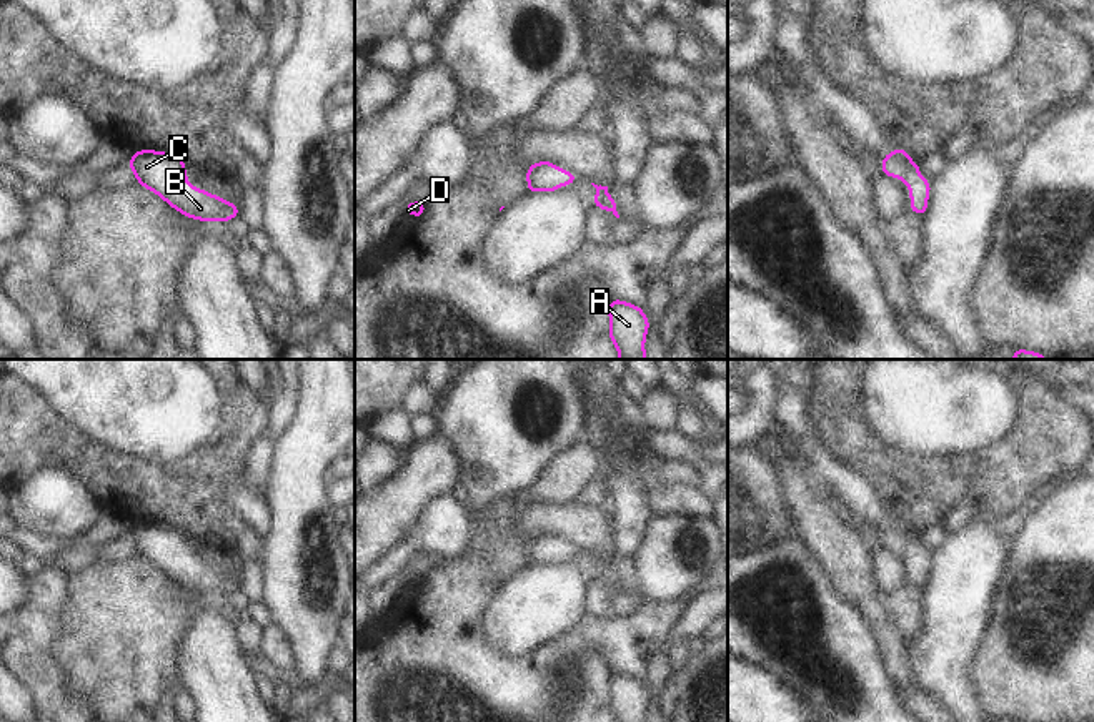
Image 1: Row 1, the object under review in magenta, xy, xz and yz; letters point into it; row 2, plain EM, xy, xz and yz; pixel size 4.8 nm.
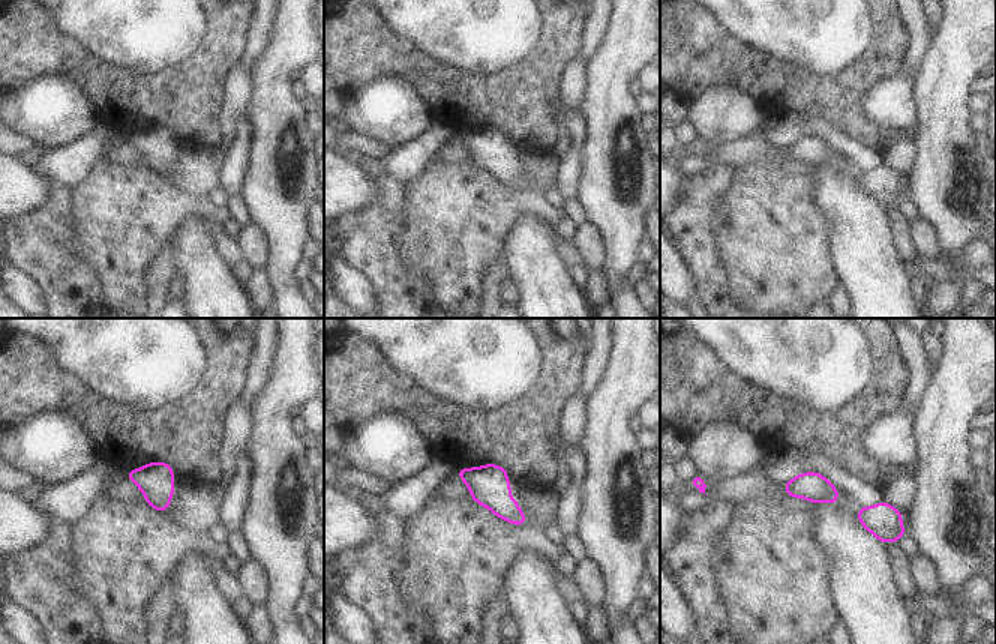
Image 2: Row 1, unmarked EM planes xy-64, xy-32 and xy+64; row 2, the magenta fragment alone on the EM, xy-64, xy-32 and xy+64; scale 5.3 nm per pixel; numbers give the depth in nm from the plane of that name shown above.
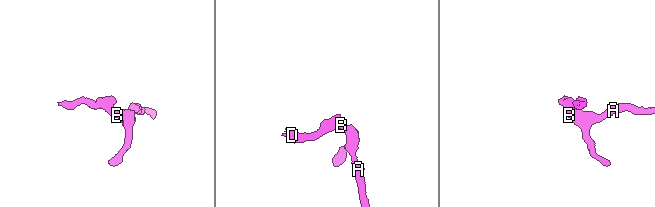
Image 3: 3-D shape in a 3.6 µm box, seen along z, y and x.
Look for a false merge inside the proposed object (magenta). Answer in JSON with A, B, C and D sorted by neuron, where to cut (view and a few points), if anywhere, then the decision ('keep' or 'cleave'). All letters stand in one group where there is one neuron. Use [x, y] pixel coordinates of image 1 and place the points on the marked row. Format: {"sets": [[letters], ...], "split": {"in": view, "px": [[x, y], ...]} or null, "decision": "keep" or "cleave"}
{"sets": [["A", "B", "C", "D"]], "split": null, "decision": "keep"}

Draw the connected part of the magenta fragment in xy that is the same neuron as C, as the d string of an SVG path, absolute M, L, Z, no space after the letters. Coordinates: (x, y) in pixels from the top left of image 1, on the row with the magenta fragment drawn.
M138 150L128 161L137 181L162 196L180 213L203 221L226 221L238 218L238 203L228 201L190 186L185 161L173 153Z

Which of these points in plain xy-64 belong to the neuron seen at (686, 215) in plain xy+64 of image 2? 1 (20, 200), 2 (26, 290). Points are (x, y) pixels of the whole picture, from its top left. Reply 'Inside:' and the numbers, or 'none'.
Inside: none

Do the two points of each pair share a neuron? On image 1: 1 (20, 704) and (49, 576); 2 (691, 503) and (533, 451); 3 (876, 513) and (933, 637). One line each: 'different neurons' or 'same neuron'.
1: different neurons
2: different neurons
3: different neurons

